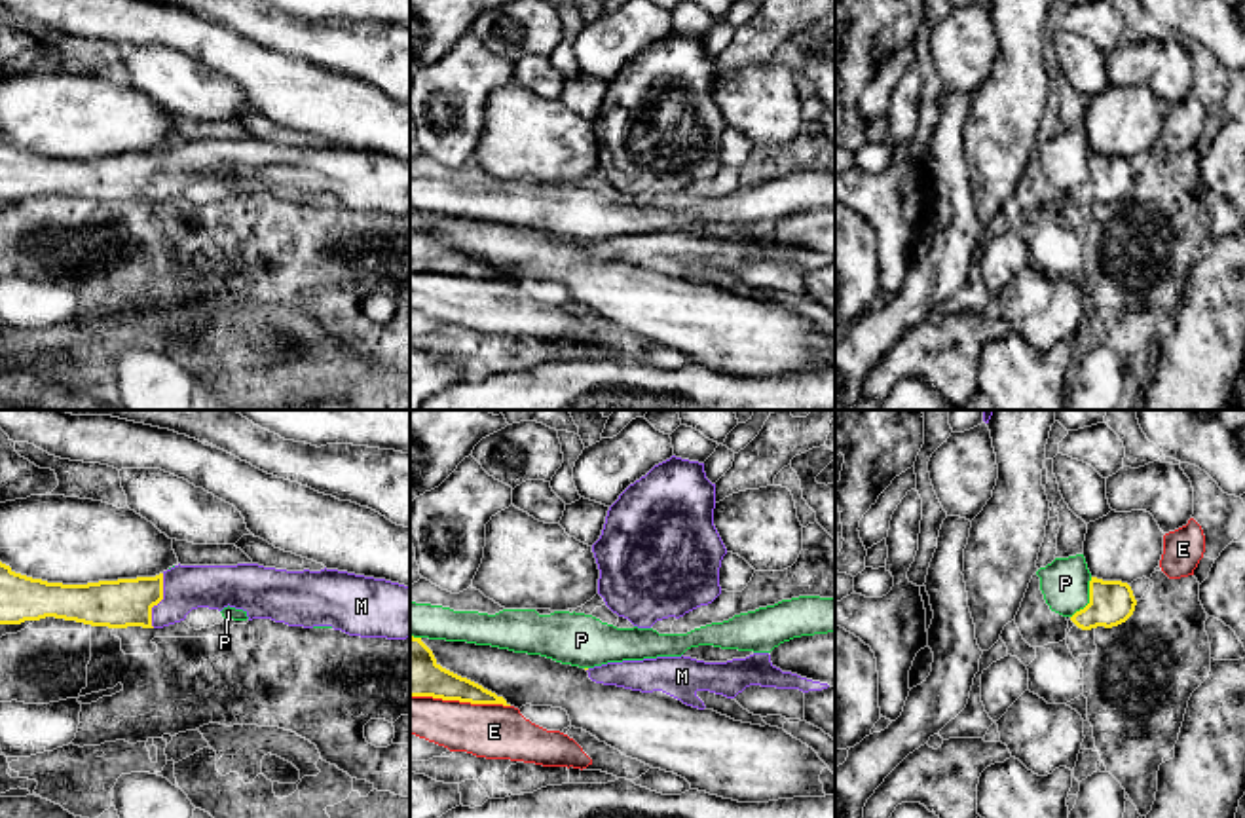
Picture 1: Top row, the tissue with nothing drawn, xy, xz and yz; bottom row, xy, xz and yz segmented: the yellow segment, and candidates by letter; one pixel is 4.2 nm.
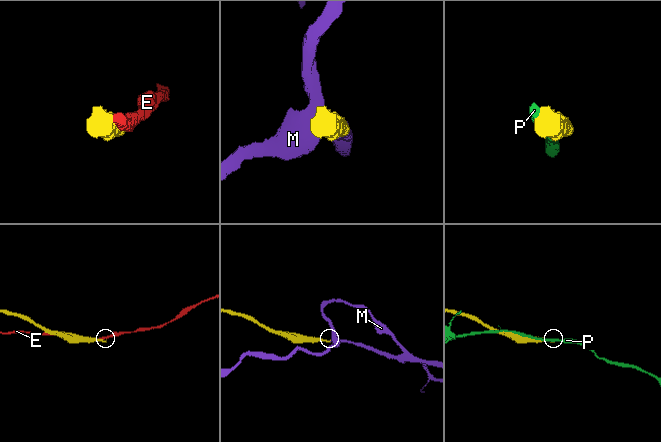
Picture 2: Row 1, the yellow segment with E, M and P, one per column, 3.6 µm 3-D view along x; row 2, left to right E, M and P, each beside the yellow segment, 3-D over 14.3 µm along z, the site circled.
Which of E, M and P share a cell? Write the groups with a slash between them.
E / M / P

